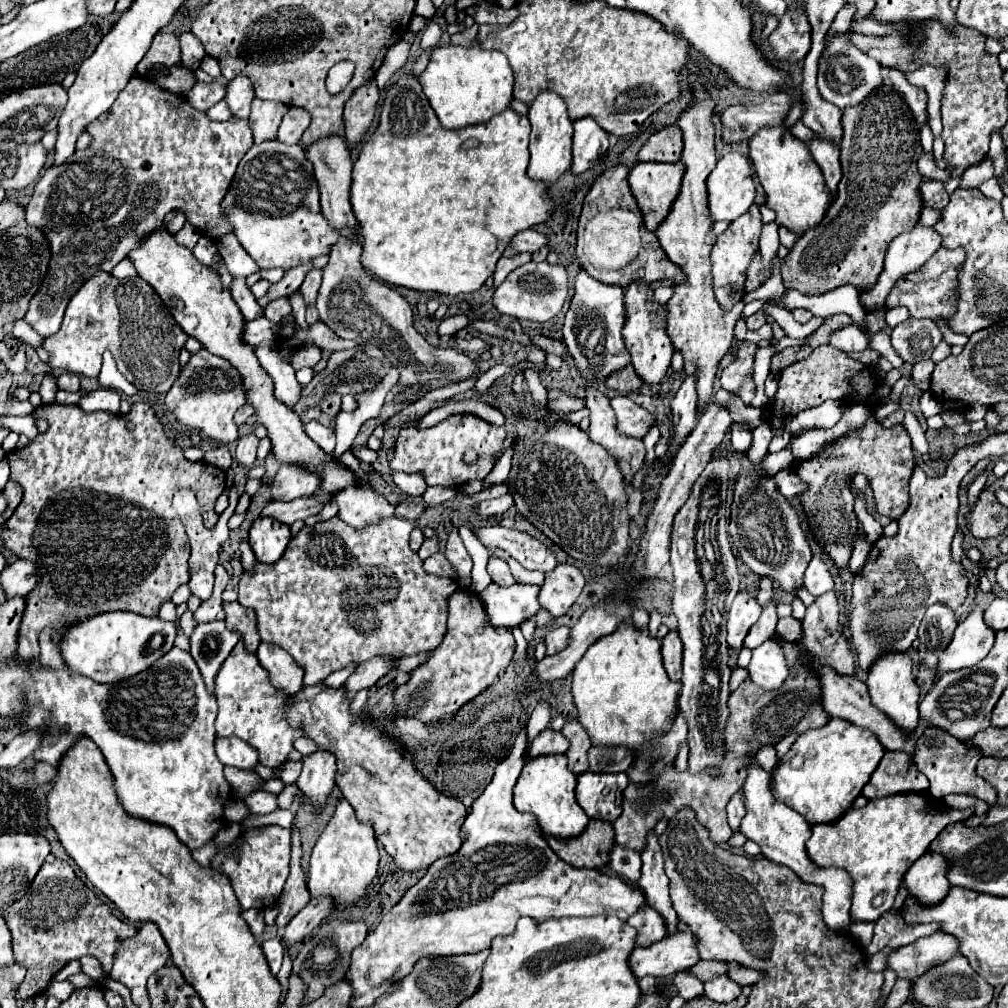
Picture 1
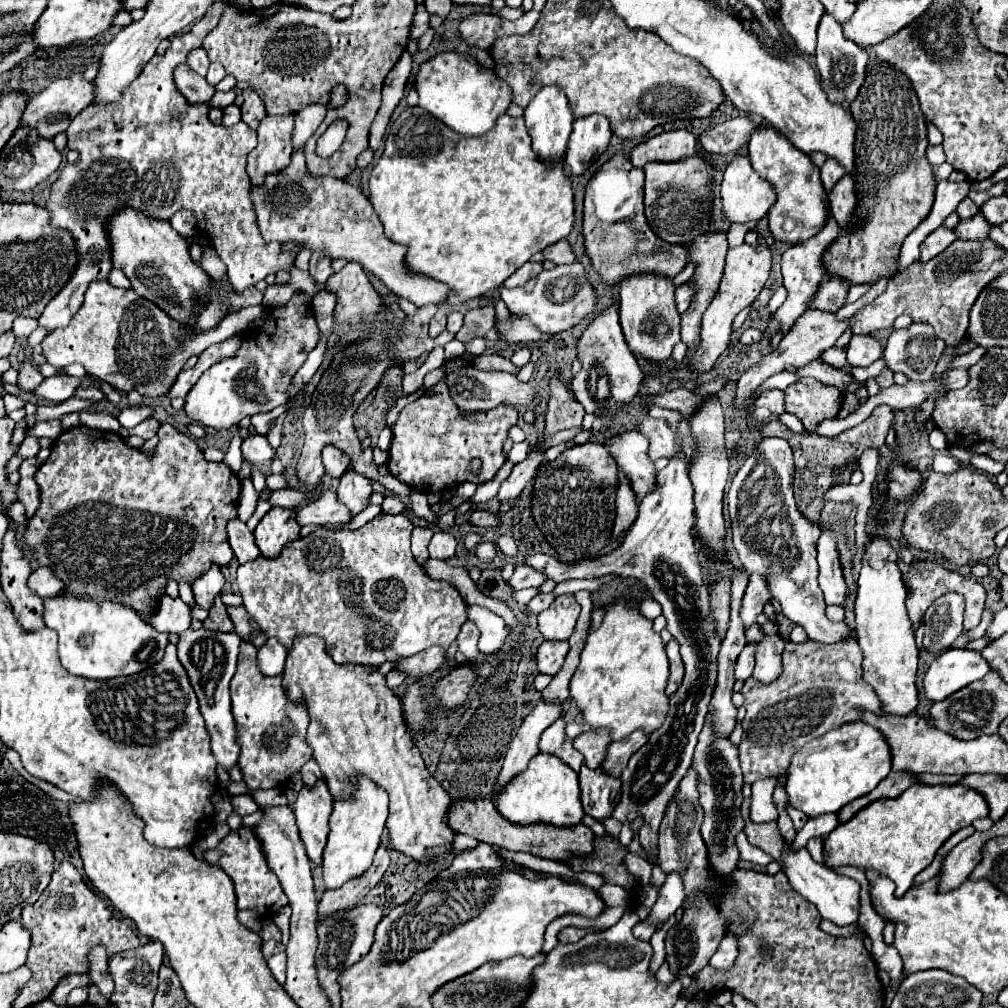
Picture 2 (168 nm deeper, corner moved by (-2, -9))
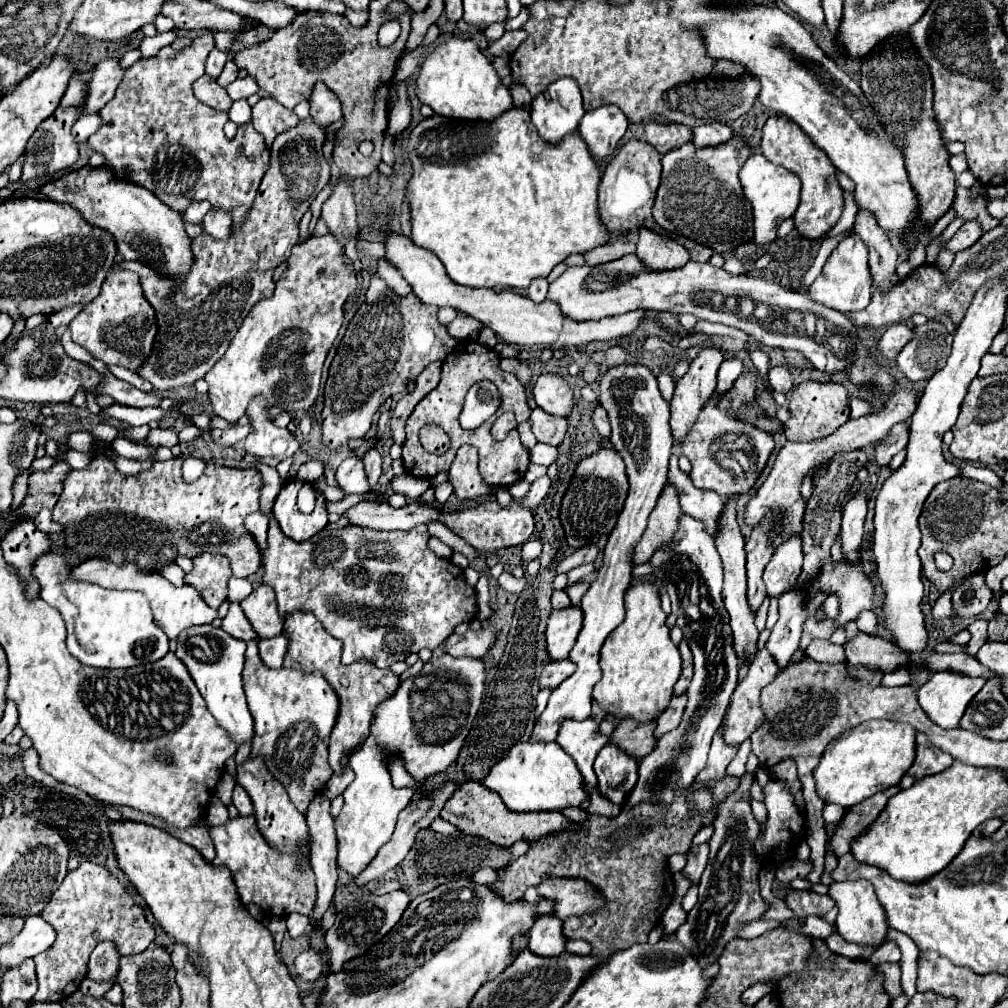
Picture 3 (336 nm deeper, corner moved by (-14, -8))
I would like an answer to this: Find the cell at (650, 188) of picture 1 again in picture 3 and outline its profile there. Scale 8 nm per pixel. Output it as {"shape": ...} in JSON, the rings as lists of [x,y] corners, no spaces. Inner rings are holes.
{"shape":[[[738,135],[716,147],[698,149],[692,143],[684,143],[682,147],[668,151],[666,155],[662,155],[662,181],[652,207],[654,219],[668,233],[684,235],[696,243],[702,241],[716,253],[728,253],[738,245],[754,239],[752,205],[746,201],[738,179],[738,171],[750,155],[750,145]]]}

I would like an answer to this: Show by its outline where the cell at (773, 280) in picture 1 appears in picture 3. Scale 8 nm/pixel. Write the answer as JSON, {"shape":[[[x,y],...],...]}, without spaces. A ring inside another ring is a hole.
{"shape":[[[776,367],[776,369],[770,369],[770,385],[776,393],[790,393],[792,391],[792,385],[794,385],[794,377],[790,373],[788,367]]]}

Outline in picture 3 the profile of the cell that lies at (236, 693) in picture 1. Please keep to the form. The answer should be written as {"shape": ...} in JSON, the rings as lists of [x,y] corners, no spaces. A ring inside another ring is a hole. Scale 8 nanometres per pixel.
{"shape":[[[258,643],[246,647],[242,671],[248,709],[254,717],[252,757],[262,755],[268,771],[288,791],[296,809],[306,815],[308,805],[324,791],[332,769],[328,765],[328,739],[338,717],[338,695],[320,671],[302,673],[296,669],[270,669],[258,655]]]}

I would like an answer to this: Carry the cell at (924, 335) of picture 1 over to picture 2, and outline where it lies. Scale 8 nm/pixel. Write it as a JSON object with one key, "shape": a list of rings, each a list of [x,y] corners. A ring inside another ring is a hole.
{"shape":[[[912,324],[906,330],[894,330],[890,334],[884,348],[884,362],[892,372],[904,372],[910,380],[926,382],[932,378],[944,348],[932,326]]]}

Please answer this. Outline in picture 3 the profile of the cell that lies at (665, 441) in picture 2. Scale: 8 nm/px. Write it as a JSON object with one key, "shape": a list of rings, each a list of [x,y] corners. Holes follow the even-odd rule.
{"shape":[[[710,399],[700,413],[700,419],[696,421],[692,435],[688,435],[688,439],[684,439],[680,447],[682,455],[692,463],[692,483],[698,489],[710,489],[726,499],[732,499],[734,495],[744,495],[750,491],[750,487],[764,471],[776,443],[768,431],[762,431],[738,419],[730,419],[726,413],[716,409],[714,401]]]}

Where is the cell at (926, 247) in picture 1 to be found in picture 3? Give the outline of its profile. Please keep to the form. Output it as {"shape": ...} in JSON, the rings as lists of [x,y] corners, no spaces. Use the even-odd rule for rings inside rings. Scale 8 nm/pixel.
{"shape":[[[966,221],[958,231],[956,235],[950,239],[948,247],[952,247],[952,251],[962,251],[962,249],[968,249],[972,247],[980,237],[982,237],[982,227],[978,225],[978,221]]]}

